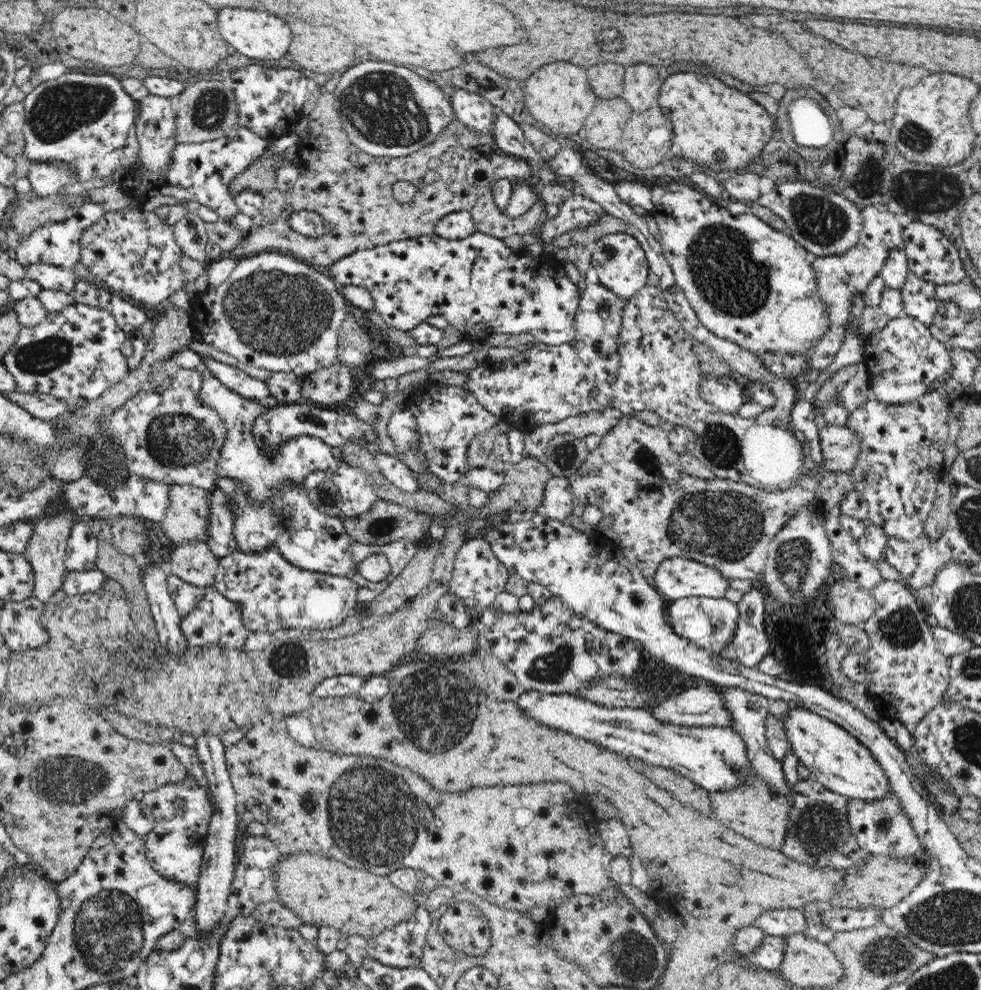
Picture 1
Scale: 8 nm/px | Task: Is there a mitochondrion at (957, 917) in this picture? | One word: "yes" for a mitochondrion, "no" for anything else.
yes

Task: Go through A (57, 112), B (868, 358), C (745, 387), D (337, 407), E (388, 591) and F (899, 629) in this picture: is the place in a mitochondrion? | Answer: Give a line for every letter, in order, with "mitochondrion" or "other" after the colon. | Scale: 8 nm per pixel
A: mitochondrion
B: other
C: other
D: other
E: other
F: mitochondrion

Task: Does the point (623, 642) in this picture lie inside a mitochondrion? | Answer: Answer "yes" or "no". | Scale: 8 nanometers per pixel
no

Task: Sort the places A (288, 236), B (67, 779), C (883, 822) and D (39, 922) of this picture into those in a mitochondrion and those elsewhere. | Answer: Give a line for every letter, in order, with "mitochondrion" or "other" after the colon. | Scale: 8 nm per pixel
A: other
B: mitochondrion
C: mitochondrion
D: other

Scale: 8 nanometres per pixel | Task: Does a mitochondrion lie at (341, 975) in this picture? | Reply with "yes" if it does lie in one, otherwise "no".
no

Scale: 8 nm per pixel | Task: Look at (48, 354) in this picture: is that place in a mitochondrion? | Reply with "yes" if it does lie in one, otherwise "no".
yes

